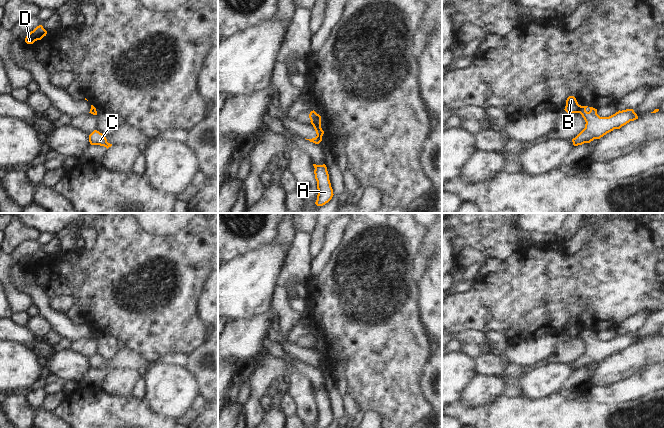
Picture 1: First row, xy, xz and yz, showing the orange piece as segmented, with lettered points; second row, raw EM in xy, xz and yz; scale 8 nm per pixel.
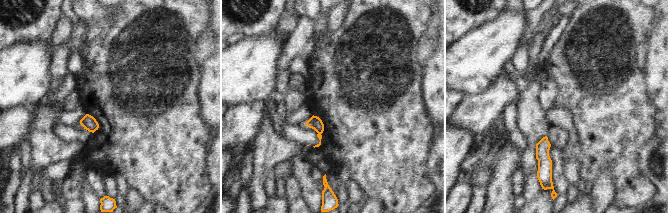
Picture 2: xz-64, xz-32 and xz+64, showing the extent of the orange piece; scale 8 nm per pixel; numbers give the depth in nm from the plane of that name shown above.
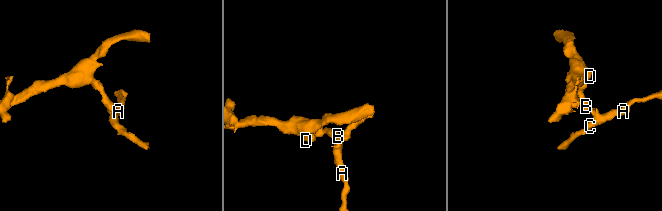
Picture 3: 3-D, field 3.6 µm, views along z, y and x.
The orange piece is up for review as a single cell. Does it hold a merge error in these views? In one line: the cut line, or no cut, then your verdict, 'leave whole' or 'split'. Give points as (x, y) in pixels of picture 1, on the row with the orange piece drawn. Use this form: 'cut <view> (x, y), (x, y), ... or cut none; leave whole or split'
cut xz (313, 125), (320, 127); split

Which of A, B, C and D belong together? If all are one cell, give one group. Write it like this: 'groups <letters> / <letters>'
groups A C / B D

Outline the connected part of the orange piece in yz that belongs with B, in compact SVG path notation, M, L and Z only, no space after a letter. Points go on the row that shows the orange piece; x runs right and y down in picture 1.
M569 96L566 100L566 106L564 109L567 113L579 113L581 105L578 104L574 96Z

